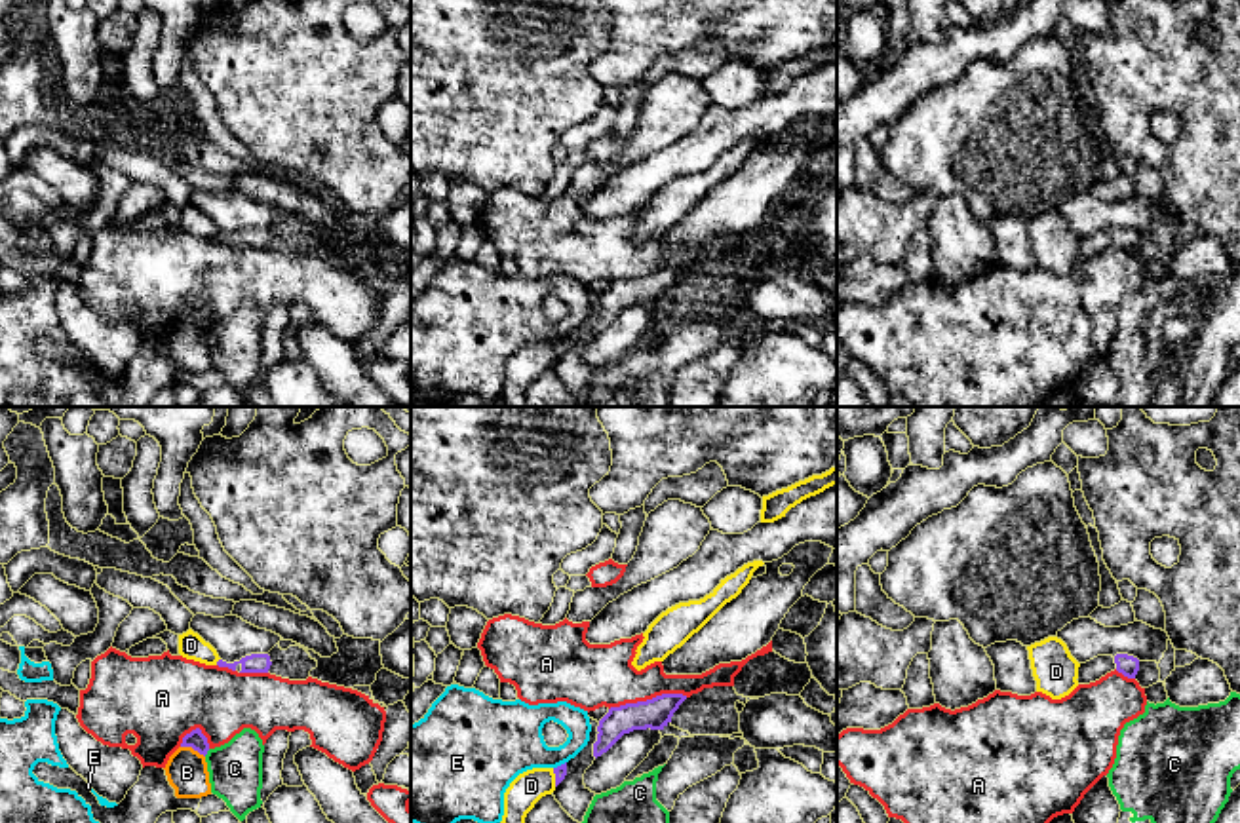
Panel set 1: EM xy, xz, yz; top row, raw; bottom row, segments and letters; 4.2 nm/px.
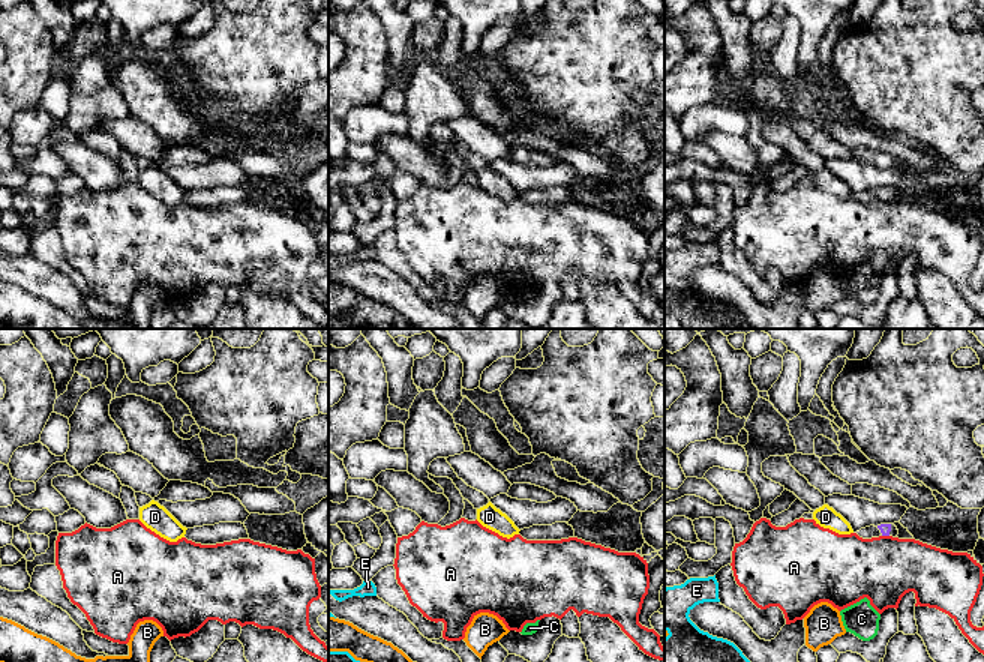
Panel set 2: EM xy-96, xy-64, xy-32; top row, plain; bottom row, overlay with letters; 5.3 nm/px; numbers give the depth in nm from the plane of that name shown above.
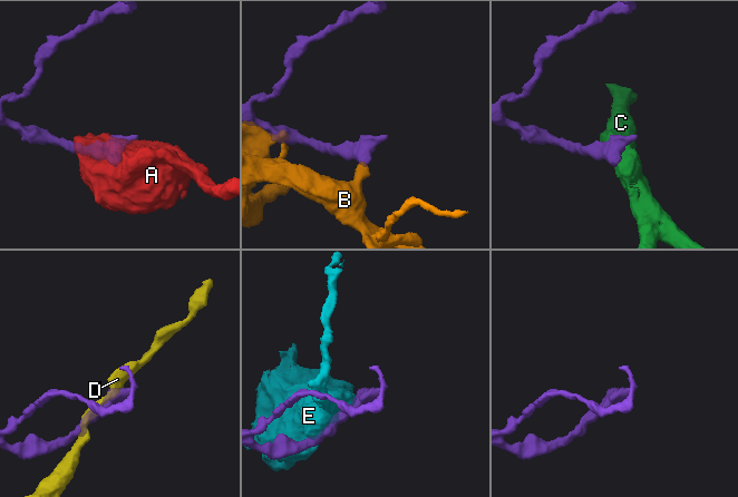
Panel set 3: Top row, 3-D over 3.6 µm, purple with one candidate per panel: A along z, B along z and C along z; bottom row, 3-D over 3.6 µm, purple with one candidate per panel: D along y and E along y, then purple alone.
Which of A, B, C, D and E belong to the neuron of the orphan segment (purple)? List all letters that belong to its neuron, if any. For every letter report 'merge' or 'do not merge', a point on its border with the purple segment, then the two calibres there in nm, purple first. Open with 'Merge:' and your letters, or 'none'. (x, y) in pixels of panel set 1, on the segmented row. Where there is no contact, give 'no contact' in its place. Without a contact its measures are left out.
Merge: none
A: do not merge; meets purple in xz at (647, 700); 130 nm thick on the purple side, 260 nm on the other
B: do not merge; meets purple in xy at (193, 747); 80 nm thick on the purple side, 180 nm on the other
C: do not merge; meets purple in xy at (206, 753); 80 nm thick on the purple side, 220 nm on the other
D: do not merge; meets purple in xy at (217, 662); 80 nm thick on the purple side, 110 nm on the other
E: do not merge; meets purple in xz at (561, 765); 50 nm thick on the purple side, 300 nm on the other

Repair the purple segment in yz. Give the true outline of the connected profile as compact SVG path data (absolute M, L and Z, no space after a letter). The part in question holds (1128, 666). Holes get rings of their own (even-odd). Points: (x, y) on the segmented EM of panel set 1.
M1116 654L1113 656L1097 656L1086 663L1080 663L1078 667L1078 684L1090 684L1099 680L1111 671L1118 671L1128 679L1135 679L1139 671L1139 660L1128 654Z

